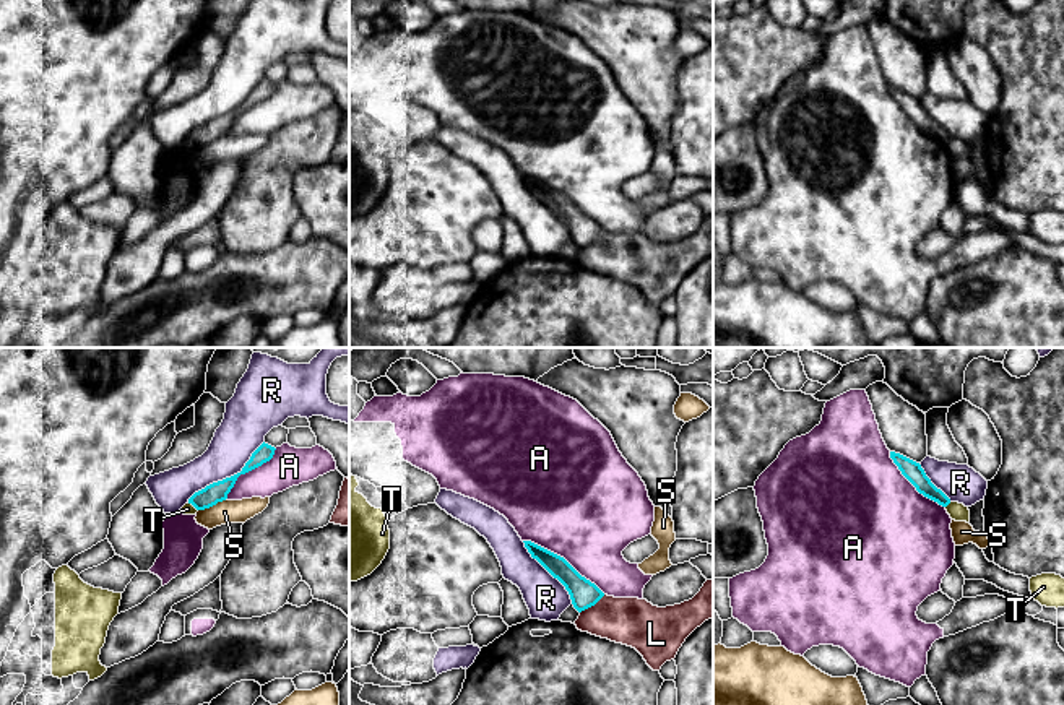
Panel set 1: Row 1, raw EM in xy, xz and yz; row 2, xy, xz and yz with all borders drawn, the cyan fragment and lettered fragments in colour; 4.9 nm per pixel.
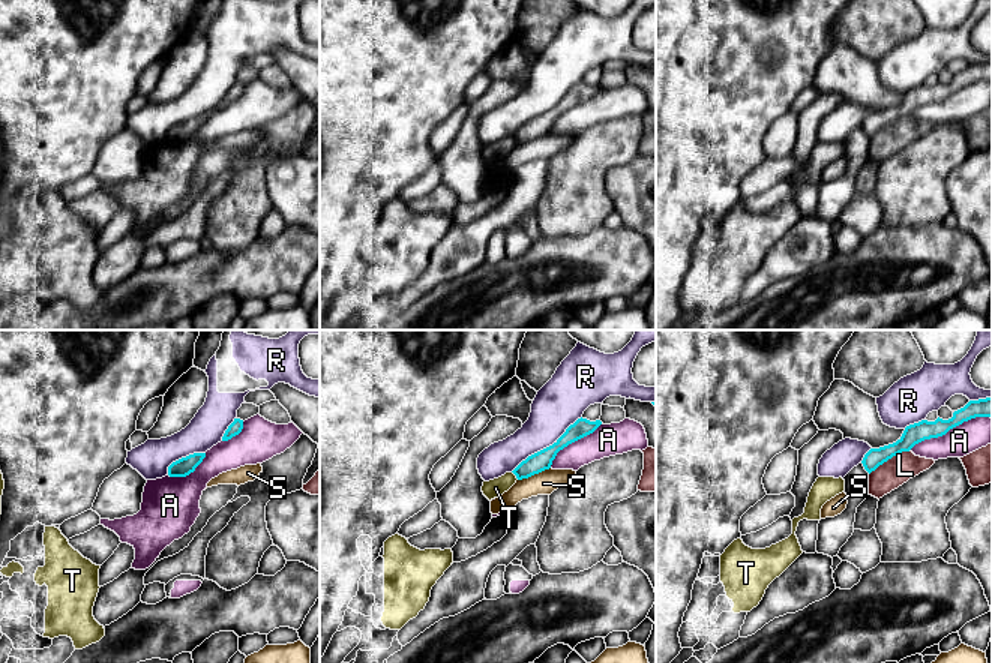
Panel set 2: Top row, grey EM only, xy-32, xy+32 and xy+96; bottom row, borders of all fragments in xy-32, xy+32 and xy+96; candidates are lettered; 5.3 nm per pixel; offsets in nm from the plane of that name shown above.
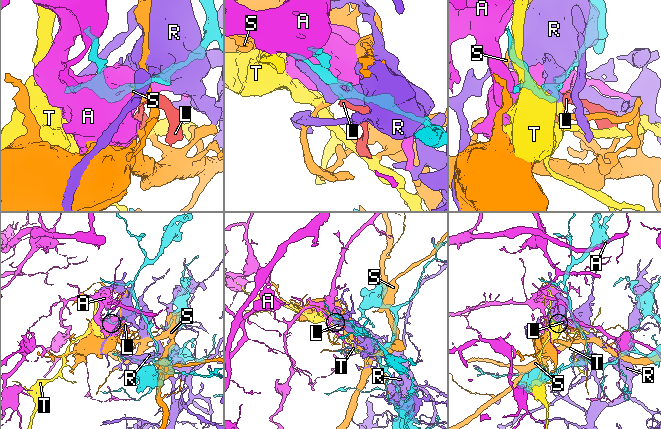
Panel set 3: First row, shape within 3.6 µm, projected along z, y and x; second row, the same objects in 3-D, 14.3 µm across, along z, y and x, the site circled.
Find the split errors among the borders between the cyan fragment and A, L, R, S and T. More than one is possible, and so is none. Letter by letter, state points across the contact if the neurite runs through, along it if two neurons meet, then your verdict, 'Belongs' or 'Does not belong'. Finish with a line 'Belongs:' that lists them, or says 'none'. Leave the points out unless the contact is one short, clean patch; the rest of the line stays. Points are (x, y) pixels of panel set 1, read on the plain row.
A: Does not belong
L: Boundary: xz (605, 231), (580, 249). Does not belong
R: Does not belong
S: Does not belong
T: Boundary: yz (951, 138), (946, 143). Does not belong
Belongs: none

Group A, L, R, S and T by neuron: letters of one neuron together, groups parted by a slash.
A / L / R / S / T

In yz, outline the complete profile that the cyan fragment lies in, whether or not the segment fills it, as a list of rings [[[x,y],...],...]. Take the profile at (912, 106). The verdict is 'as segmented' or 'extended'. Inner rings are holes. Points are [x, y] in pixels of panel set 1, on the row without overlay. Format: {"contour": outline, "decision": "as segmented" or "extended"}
{"contour": [[[890,88],[890,94],[919,130],[937,138],[942,143],[947,143],[950,140],[950,135],[931,119],[919,99],[895,88]]], "decision": "as segmented"}

